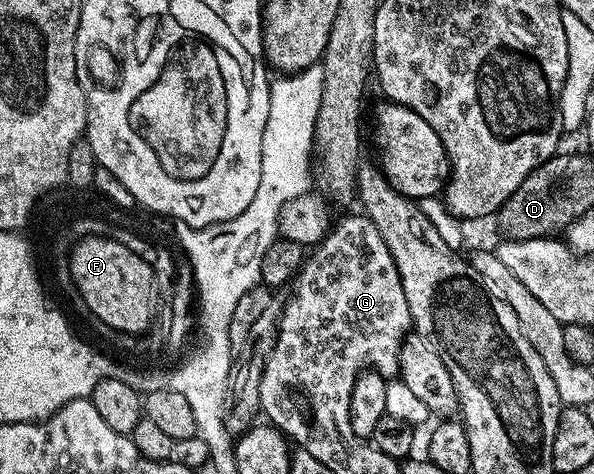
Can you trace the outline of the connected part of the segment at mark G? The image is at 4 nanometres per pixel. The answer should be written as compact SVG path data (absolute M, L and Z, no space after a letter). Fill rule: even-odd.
M363 213L351 215L334 224L328 231L326 239L310 252L309 258L297 272L294 280L295 292L289 295L284 305L283 314L279 318L279 329L276 333L276 341L267 354L267 362L264 365L263 375L260 377L259 406L262 414L267 414L266 419L272 426L279 428L288 440L296 448L303 448L317 457L318 455L359 455L359 451L365 447L364 440L351 434L351 414L349 413L349 397L353 393L355 378L360 371L371 368L379 372L384 379L391 381L399 375L399 354L403 348L403 341L407 338L413 327L413 320L409 313L409 301L405 301L405 289L401 289L401 277L397 273L397 265L390 255L389 247L382 240L381 233L371 219Z

